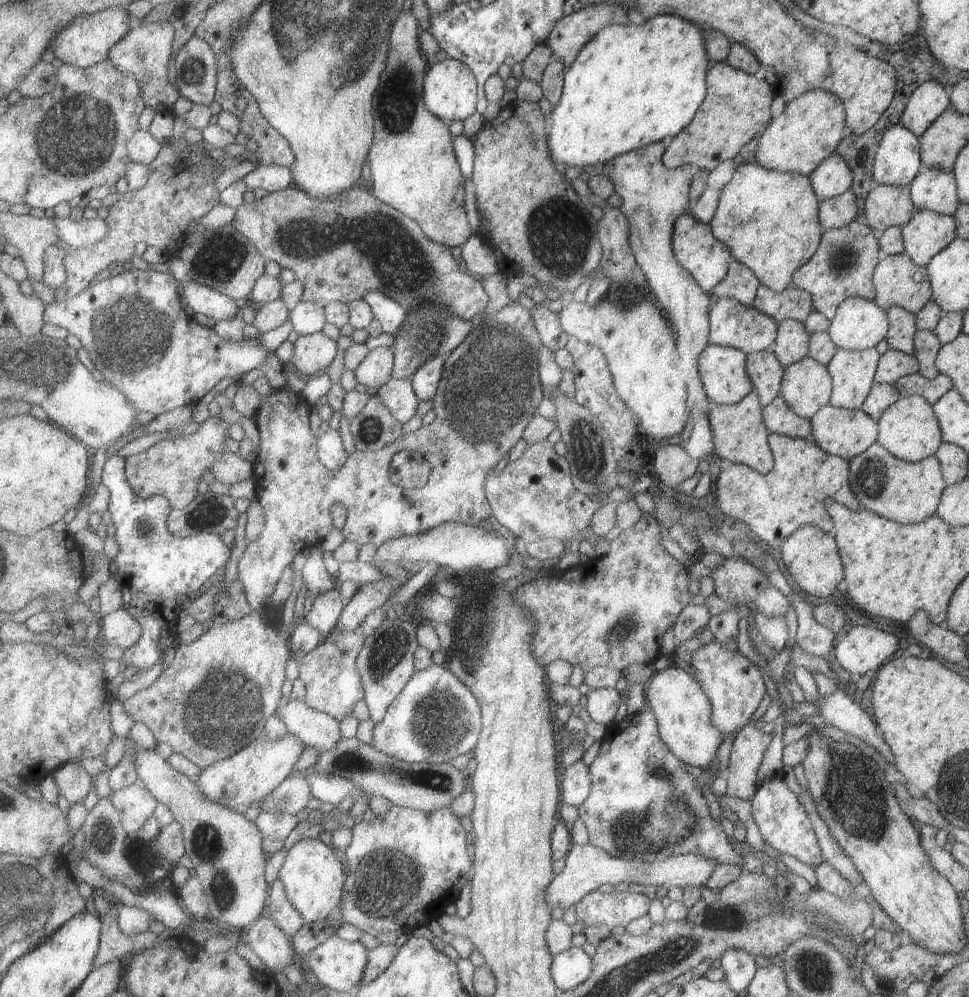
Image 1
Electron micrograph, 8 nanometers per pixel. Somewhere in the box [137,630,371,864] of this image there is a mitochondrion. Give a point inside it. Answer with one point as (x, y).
(222, 703)

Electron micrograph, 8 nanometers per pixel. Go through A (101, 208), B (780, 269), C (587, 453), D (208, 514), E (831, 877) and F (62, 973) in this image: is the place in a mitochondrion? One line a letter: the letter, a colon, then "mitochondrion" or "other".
A: other
B: other
C: mitochondrion
D: mitochondrion
E: other
F: other

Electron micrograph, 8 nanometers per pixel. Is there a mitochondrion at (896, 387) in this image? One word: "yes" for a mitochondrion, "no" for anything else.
no

